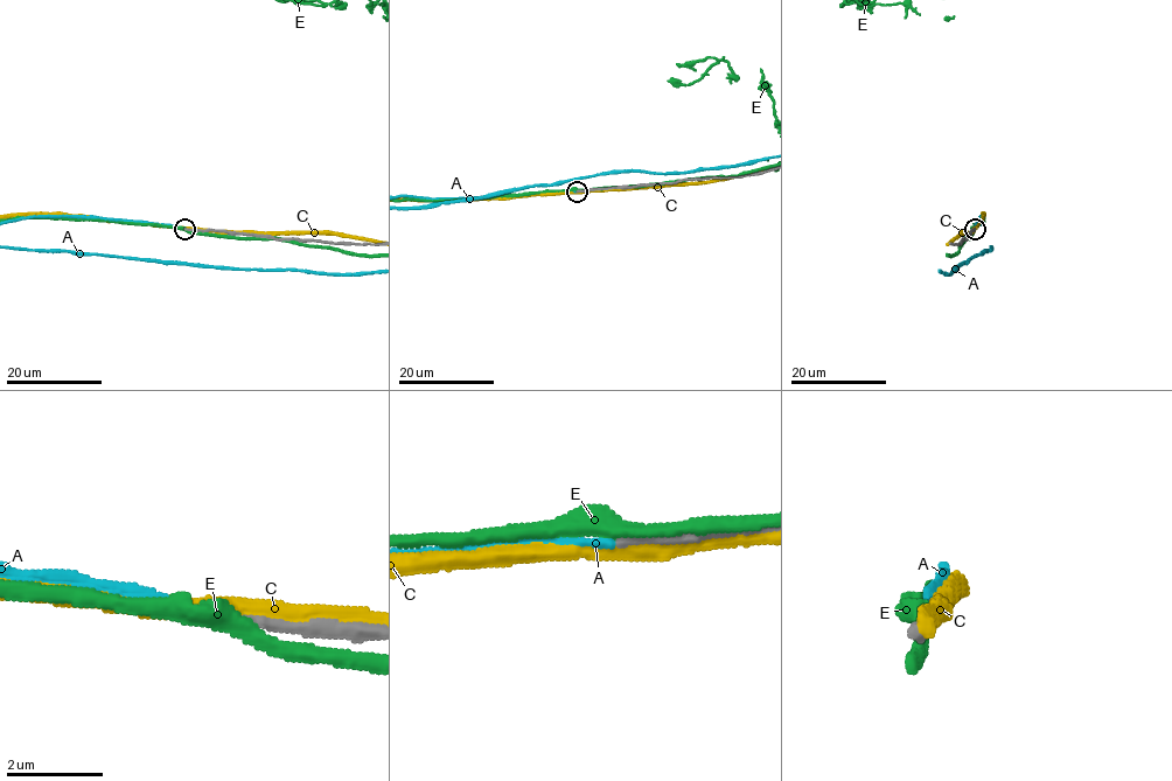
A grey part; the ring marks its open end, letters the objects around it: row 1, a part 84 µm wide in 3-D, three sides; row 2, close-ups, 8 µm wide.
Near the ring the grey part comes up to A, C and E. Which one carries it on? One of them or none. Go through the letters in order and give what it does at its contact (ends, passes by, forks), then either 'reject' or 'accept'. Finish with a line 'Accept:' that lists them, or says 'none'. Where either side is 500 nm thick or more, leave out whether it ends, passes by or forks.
A: it ends; accept
C: it passes by; reject
E: it passes by; reject
Accept: A

